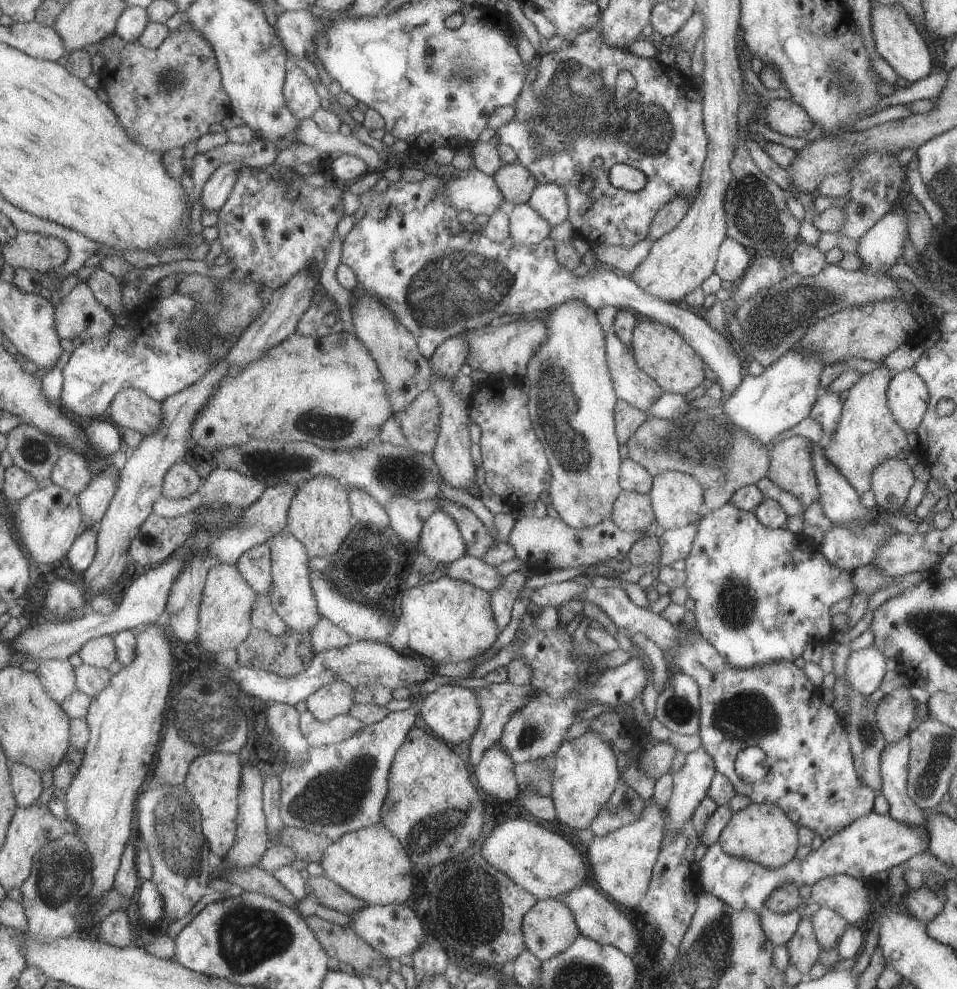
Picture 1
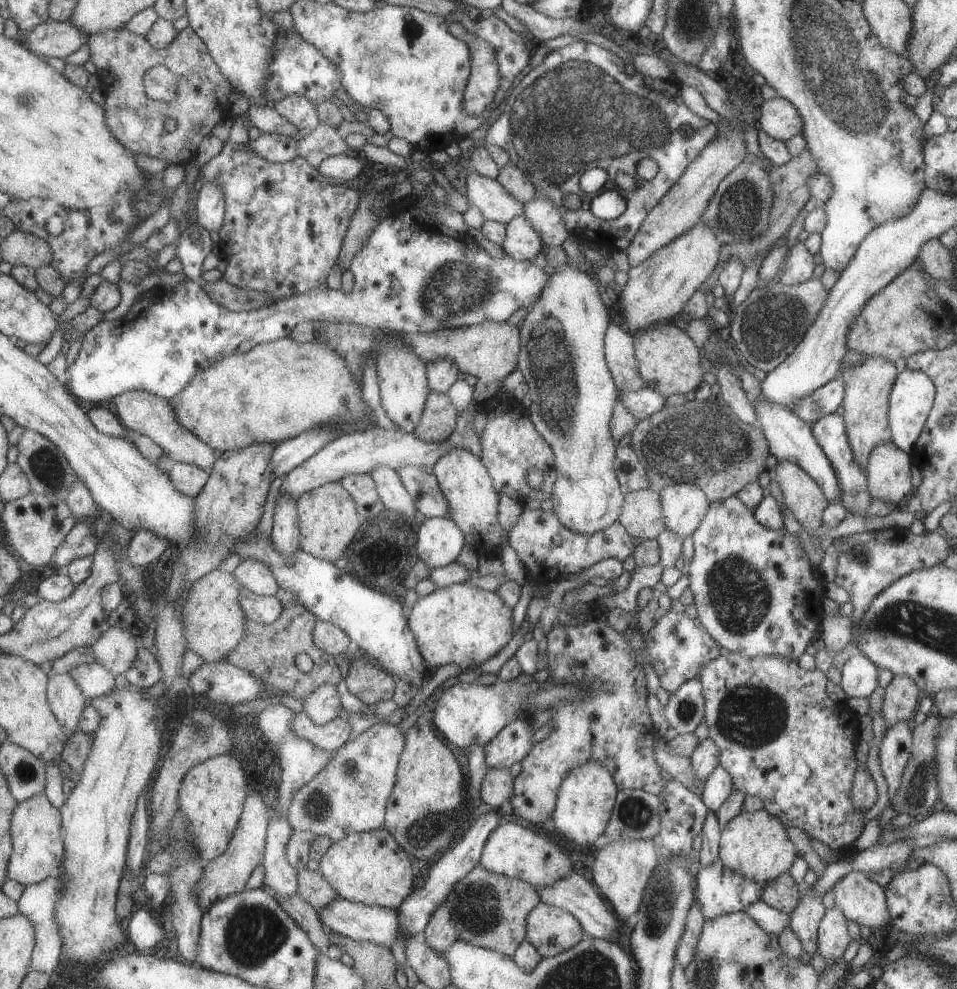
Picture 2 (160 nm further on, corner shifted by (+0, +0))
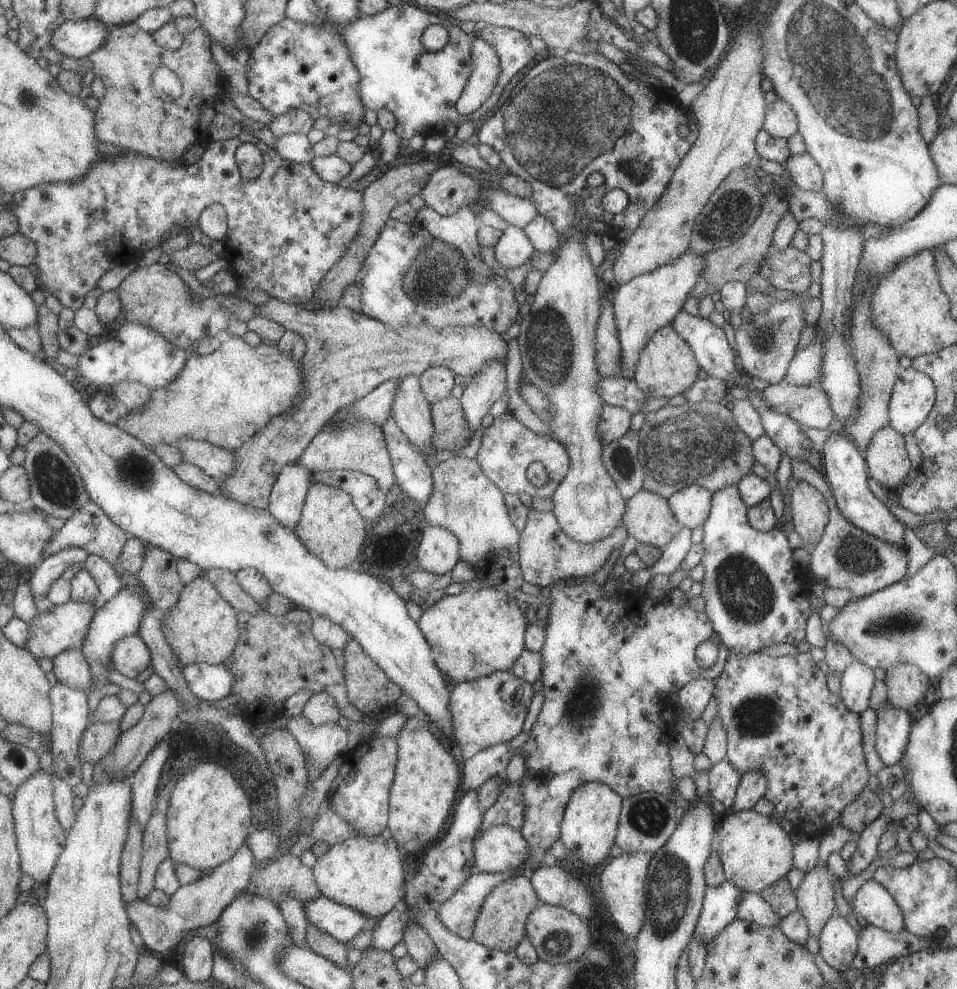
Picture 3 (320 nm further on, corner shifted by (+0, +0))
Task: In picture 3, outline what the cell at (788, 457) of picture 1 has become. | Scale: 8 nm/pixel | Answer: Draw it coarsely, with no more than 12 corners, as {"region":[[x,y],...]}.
{"region":[[810,483],[789,496],[794,531],[813,549],[824,533],[828,508]]}

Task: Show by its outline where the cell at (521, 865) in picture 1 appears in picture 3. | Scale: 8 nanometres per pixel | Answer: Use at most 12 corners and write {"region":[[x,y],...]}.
{"region":[[488,826],[472,842],[479,873],[518,869],[528,857],[522,834]]}

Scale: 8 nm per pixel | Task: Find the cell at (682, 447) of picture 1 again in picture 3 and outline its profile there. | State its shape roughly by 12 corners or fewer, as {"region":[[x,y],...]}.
{"region":[[728,404],[644,412],[642,488],[714,493],[755,461]]}

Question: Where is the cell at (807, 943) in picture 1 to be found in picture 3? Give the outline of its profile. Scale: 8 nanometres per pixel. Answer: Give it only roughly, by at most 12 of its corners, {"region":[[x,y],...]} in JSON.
{"region":[[827,865],[804,874],[794,891],[809,934],[818,936],[835,913]]}

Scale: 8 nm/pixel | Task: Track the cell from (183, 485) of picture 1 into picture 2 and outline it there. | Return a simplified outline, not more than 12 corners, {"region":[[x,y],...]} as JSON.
{"region":[[175,461],[167,474],[180,493],[194,499],[209,472]]}

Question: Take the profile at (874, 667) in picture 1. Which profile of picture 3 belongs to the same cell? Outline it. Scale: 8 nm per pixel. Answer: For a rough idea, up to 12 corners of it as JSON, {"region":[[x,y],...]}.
{"region":[[851,661],[840,674],[847,710],[857,716],[869,706],[873,669]]}

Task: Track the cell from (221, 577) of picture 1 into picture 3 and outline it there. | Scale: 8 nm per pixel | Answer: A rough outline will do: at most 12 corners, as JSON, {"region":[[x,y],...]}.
{"region":[[208,580],[182,586],[159,619],[183,666],[222,663],[236,610]]}

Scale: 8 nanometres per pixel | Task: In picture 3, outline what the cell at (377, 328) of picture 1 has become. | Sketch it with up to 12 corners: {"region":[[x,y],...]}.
{"region":[[418,376],[399,380],[390,414],[415,450],[434,435]]}

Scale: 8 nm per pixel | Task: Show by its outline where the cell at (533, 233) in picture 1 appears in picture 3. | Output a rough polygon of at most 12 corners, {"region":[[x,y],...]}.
{"region":[[509,225],[493,245],[504,270],[533,254],[522,229]]}

